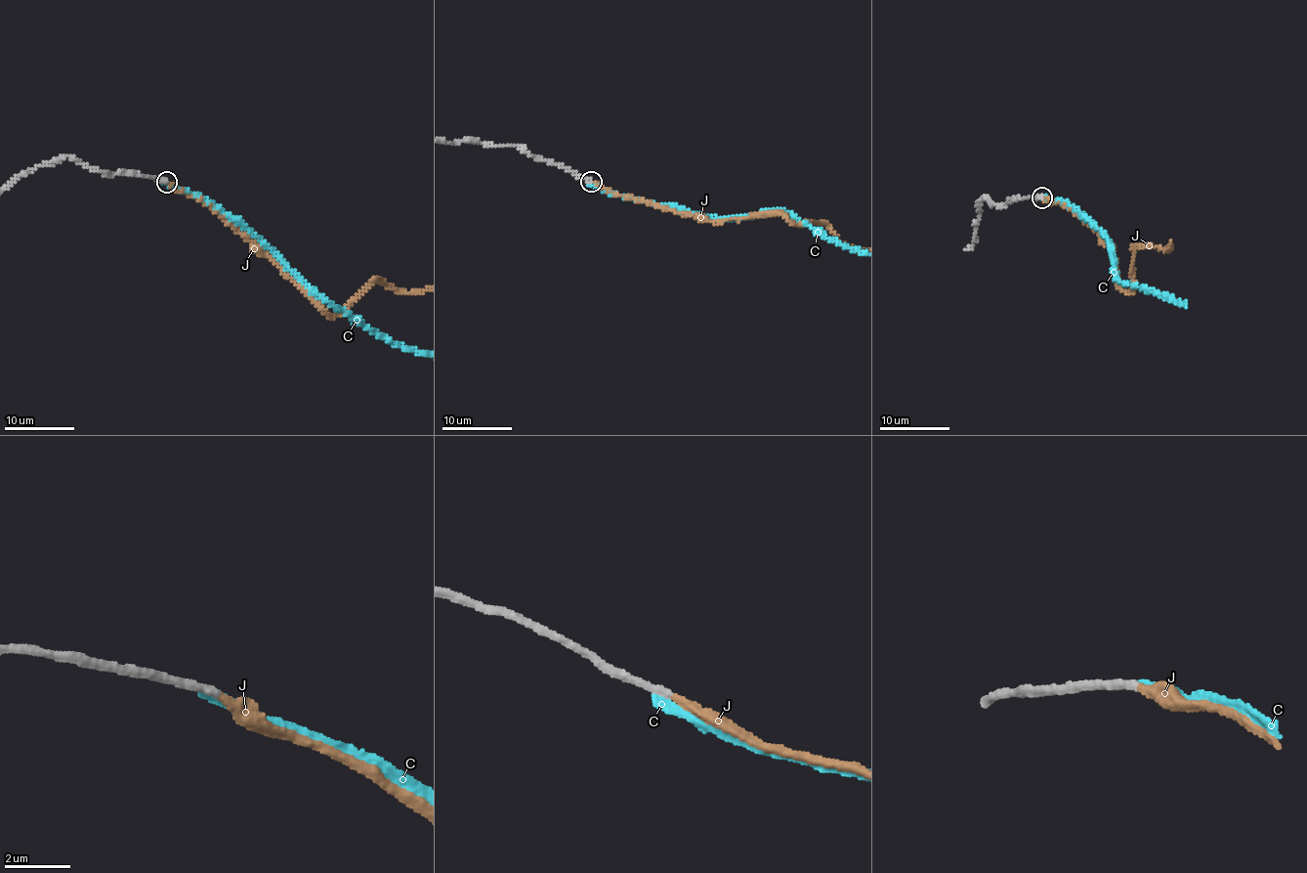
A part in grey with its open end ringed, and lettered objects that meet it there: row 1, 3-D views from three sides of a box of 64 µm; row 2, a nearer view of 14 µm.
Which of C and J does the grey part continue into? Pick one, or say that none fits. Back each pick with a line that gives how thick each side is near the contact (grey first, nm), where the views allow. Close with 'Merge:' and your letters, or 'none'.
J: Thickness 260 nm (grey) against 320 nm
Merge: J

